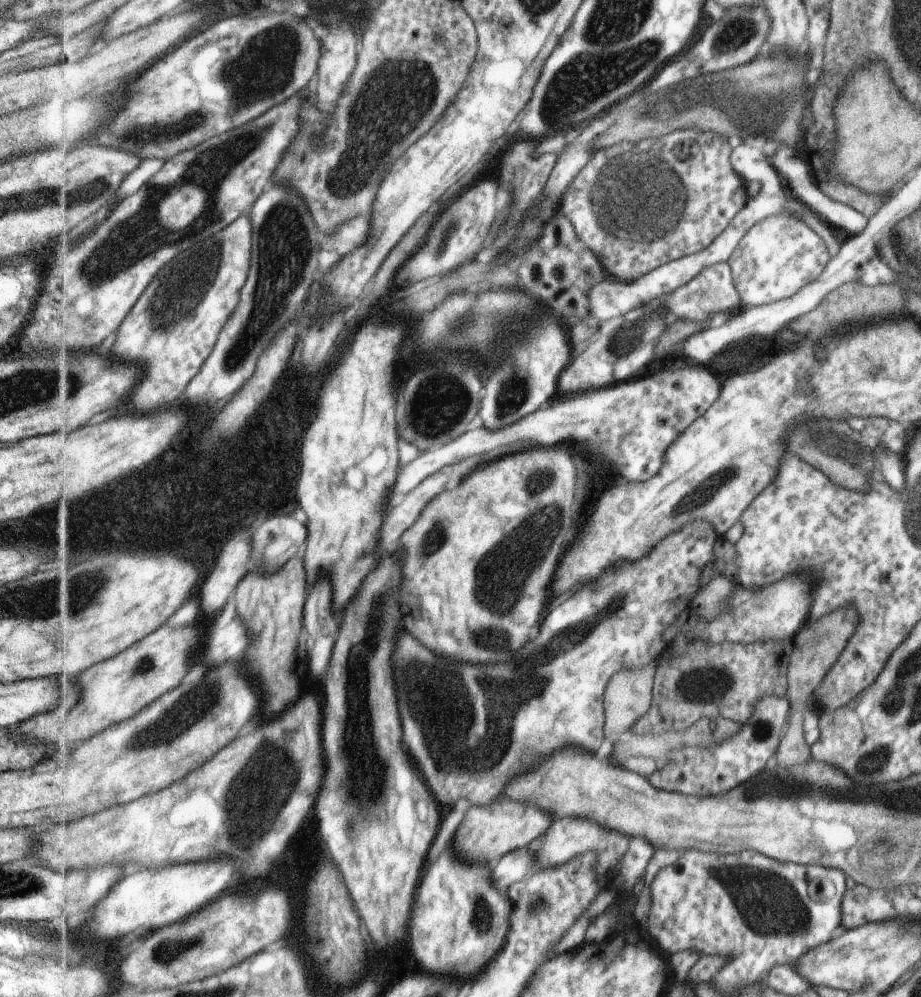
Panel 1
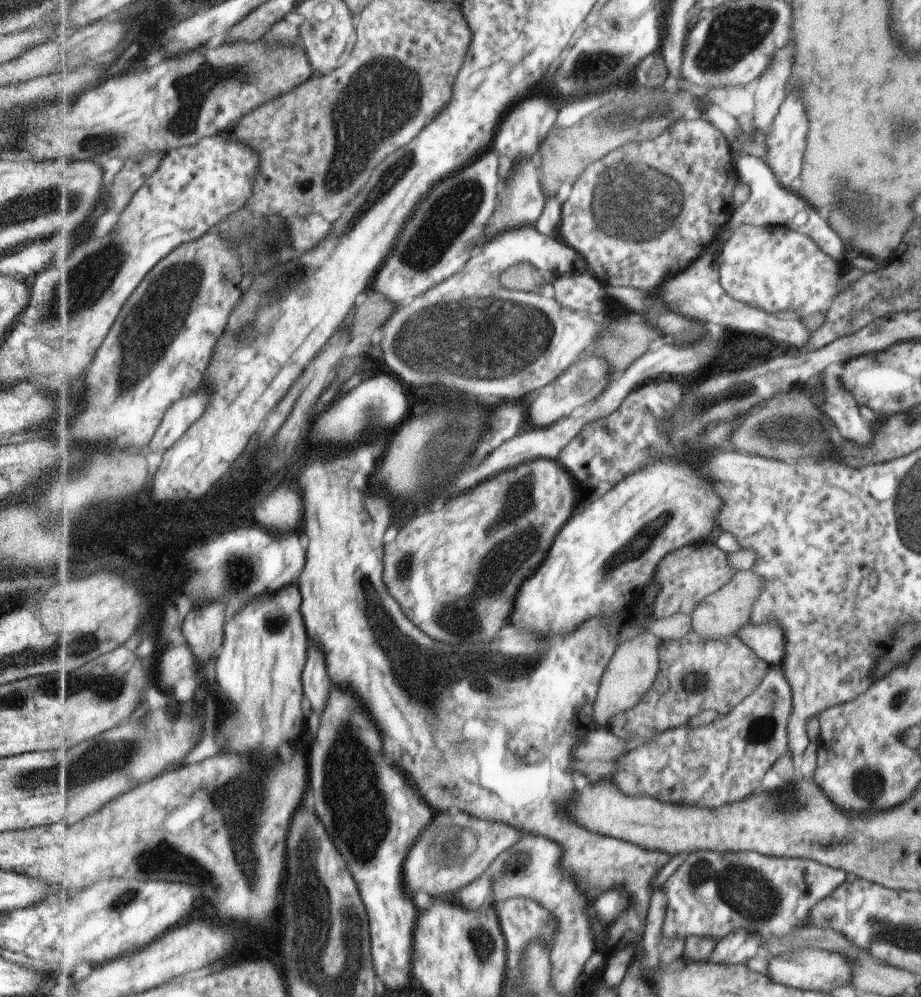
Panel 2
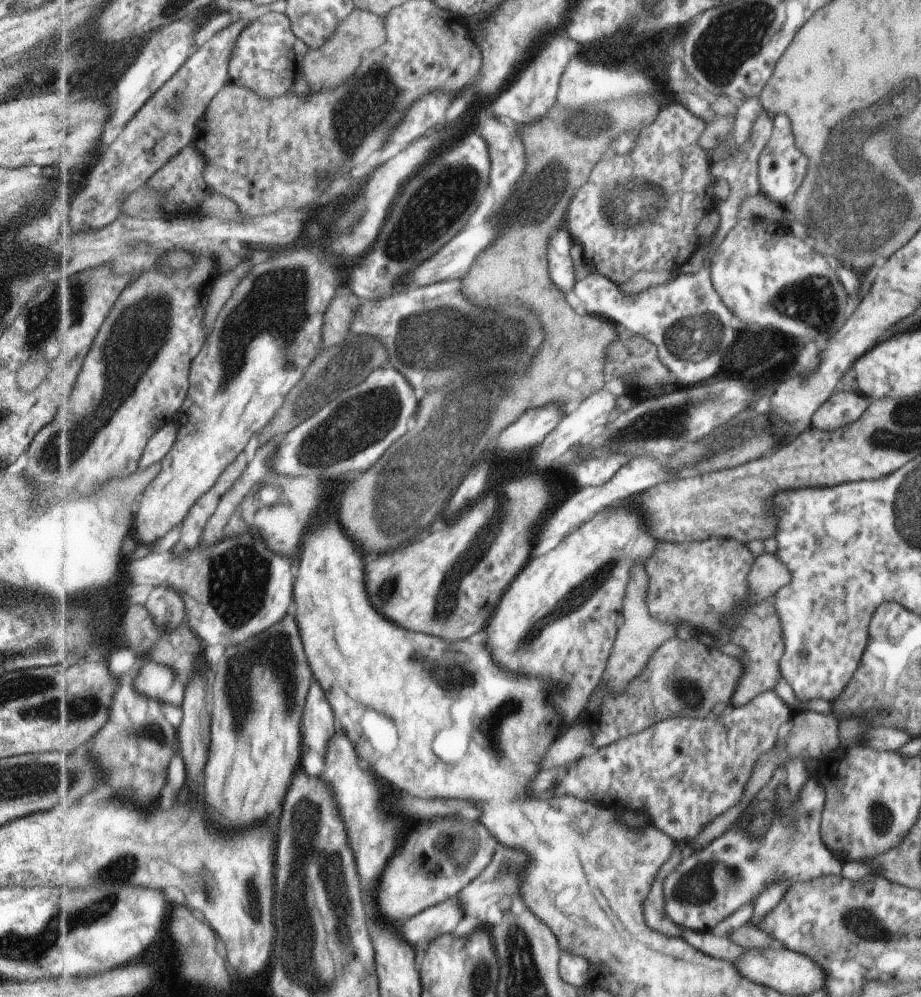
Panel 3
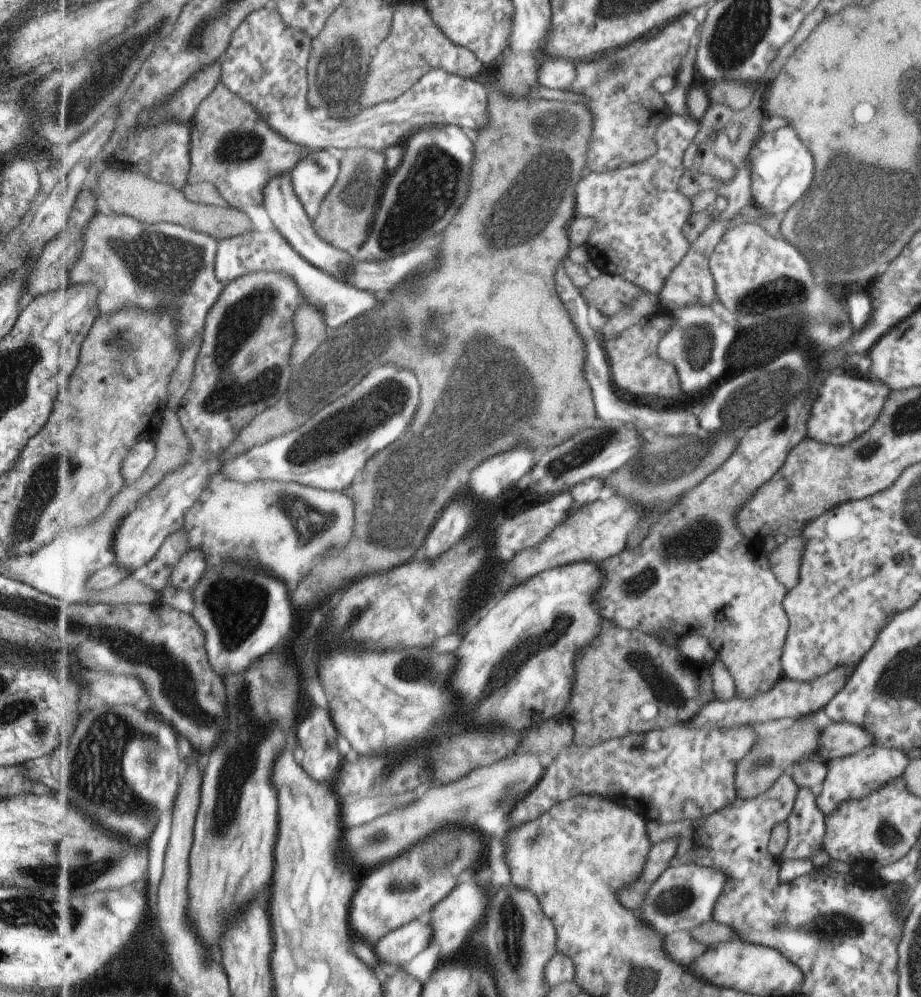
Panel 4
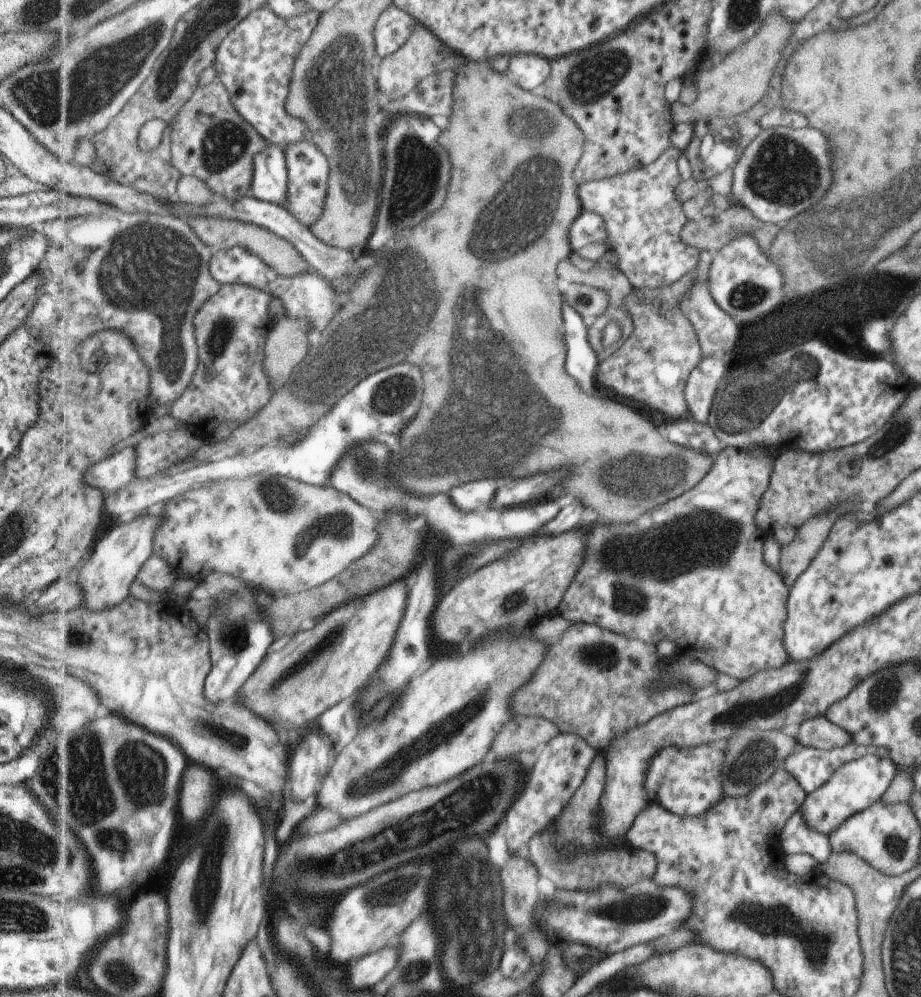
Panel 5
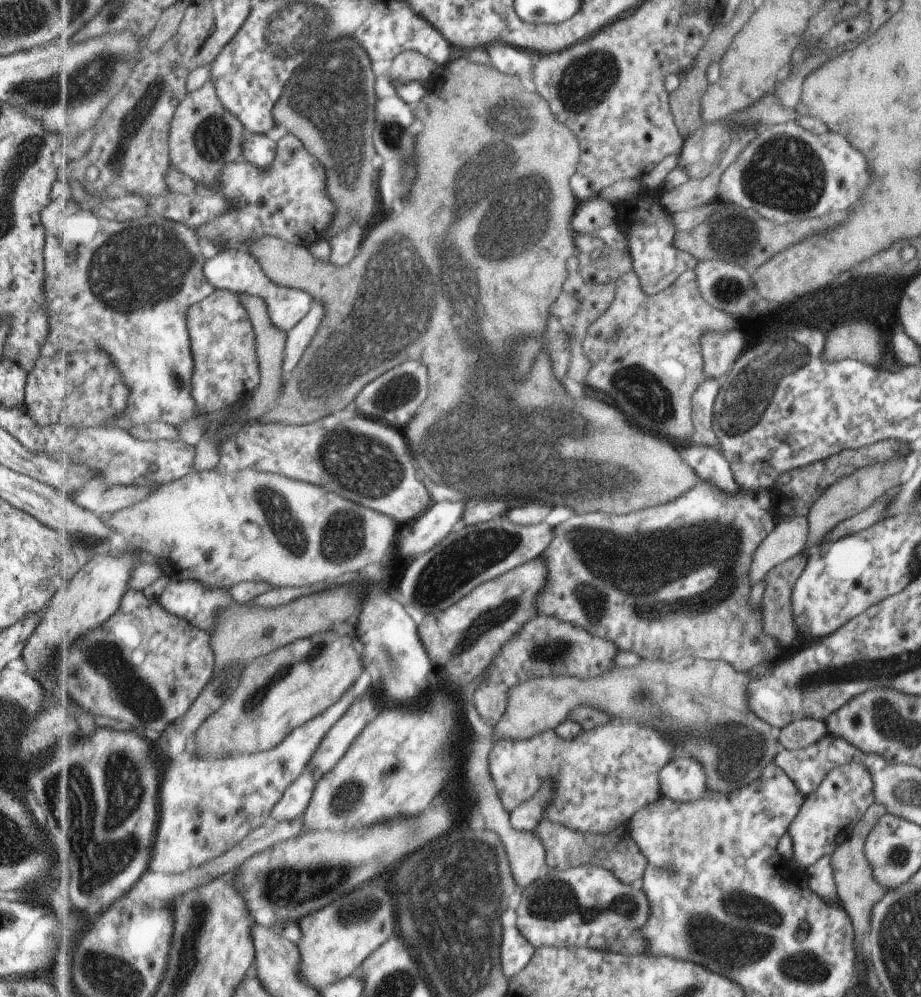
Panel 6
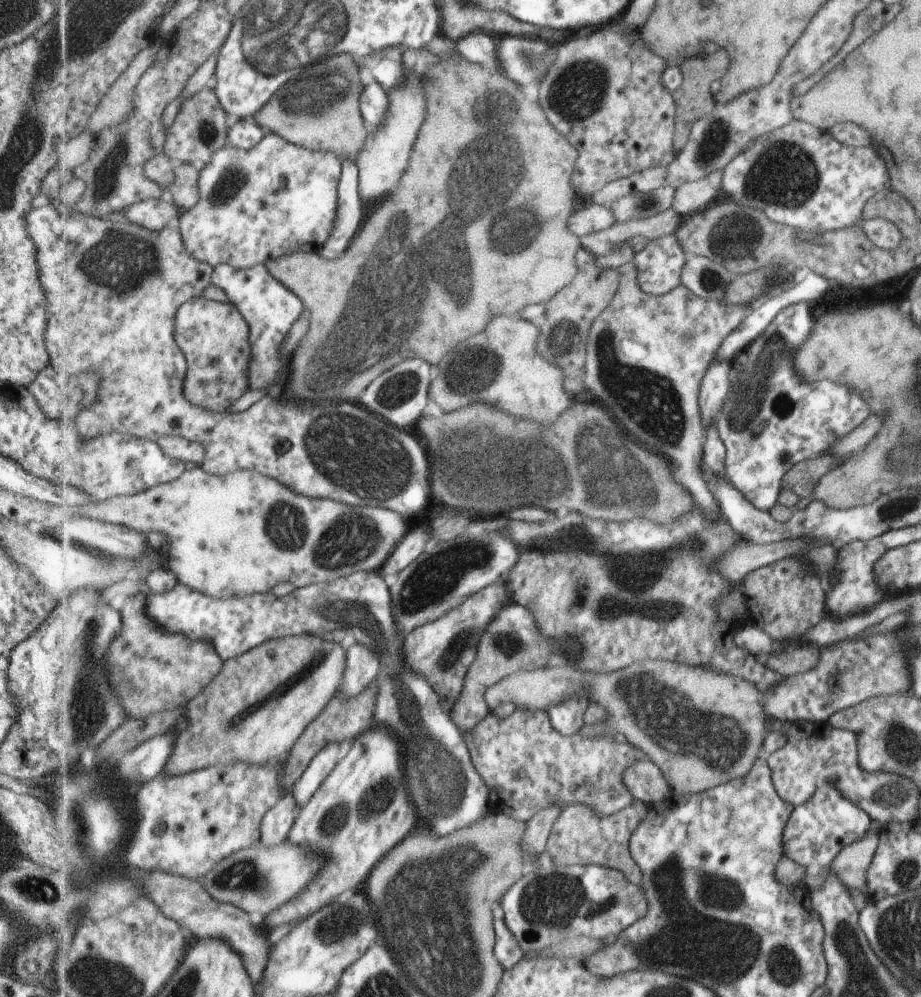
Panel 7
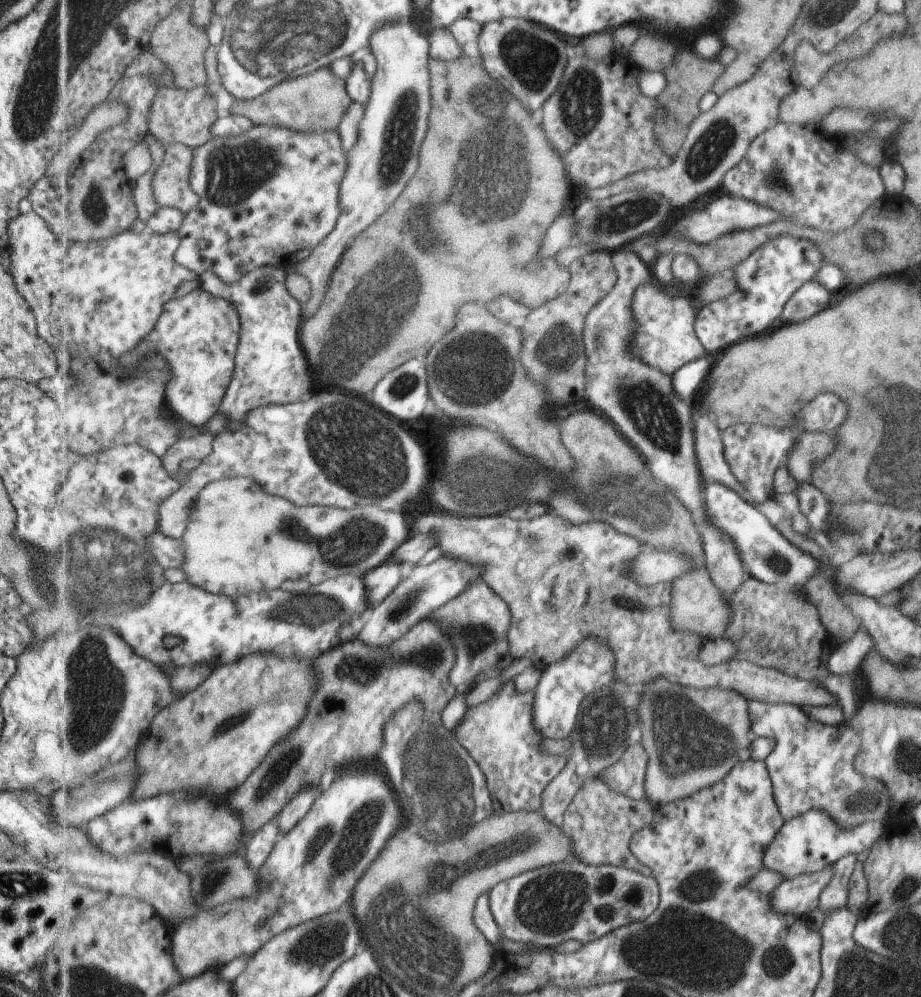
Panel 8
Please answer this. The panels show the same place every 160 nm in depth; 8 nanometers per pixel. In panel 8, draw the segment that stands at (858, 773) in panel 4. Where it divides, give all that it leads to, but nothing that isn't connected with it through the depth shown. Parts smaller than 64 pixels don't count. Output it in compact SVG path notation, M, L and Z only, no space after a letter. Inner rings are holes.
M811 809L783 822L782 828L775 834L773 842L767 846L762 856L763 867L781 874L783 880L821 871L849 852L857 854L859 851L868 850L883 829L884 824L880 821L867 821L841 829L824 812Z

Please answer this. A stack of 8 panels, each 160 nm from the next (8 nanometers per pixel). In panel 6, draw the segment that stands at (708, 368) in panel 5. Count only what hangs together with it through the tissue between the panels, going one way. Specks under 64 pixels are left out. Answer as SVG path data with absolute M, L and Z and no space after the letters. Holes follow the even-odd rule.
M709 379L698 388L693 395L695 434L703 445L717 447L722 452L720 438L714 429L714 414L716 400L720 391L719 380Z

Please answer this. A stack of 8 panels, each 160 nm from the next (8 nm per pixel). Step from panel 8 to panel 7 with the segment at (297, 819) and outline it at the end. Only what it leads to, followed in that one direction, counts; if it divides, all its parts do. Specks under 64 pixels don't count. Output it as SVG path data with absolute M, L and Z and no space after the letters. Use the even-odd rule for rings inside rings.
M335 742L323 748L323 751L319 752L318 756L315 756L302 779L292 789L291 794L295 796L299 806L303 808L311 801L311 798L319 791L323 782L338 766L337 756L343 754L346 749L347 747L341 742Z

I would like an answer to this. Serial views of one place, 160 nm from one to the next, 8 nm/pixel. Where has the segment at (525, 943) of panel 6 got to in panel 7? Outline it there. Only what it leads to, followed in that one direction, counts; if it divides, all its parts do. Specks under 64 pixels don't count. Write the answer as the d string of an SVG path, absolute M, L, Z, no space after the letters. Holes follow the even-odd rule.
M493 904L493 912L495 912L495 955L506 970L513 970L524 960L524 949L519 945L518 937L511 932L510 926L503 920L505 910L499 904Z

